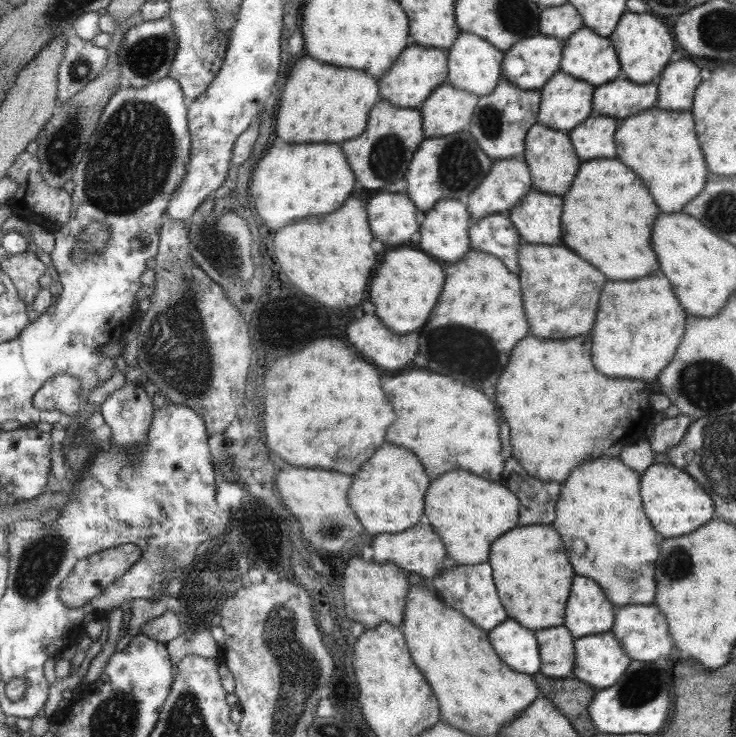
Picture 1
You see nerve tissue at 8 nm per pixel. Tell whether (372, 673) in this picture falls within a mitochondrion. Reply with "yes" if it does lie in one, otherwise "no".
no

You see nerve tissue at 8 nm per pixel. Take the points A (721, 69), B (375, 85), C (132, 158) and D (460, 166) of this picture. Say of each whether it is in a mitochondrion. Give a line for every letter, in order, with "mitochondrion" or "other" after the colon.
A: other
B: other
C: mitochondrion
D: mitochondrion

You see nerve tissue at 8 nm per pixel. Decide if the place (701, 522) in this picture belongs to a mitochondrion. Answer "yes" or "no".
no

